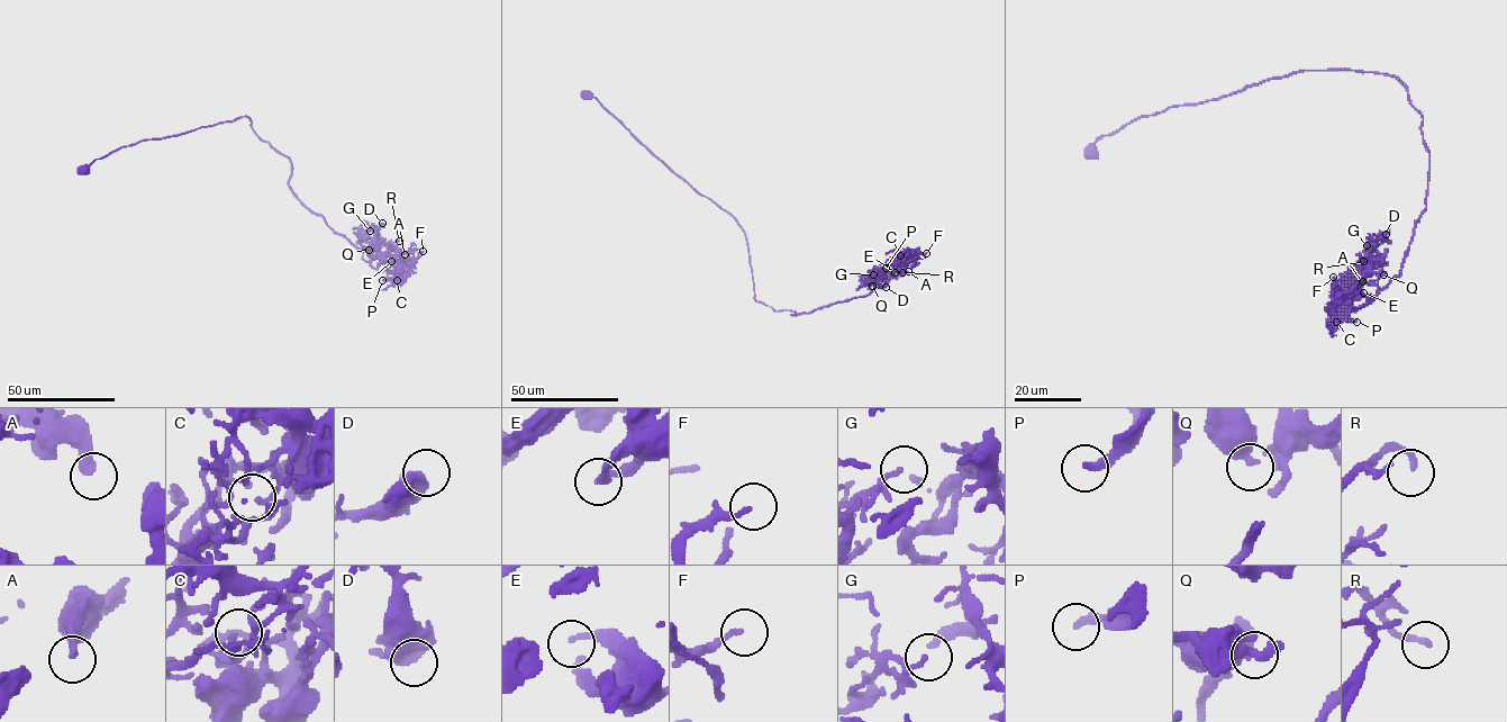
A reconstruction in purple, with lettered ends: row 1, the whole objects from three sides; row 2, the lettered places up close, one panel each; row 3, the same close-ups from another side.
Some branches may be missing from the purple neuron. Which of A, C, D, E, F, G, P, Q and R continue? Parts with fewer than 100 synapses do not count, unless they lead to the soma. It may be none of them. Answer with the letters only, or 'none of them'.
none of them

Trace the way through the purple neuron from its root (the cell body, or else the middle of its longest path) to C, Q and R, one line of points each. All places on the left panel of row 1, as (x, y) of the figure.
C: (82, 169), (139, 141), (246, 116), (289, 158), (293, 193), (397, 280)
Q: (82, 169), (139, 141), (246, 116), (289, 158), (293, 193), (377, 269), (369, 250)
R: (82, 169), (139, 141), (246, 116), (262, 140), (289, 158), (293, 193), (366, 251), (373, 267), (399, 241)

